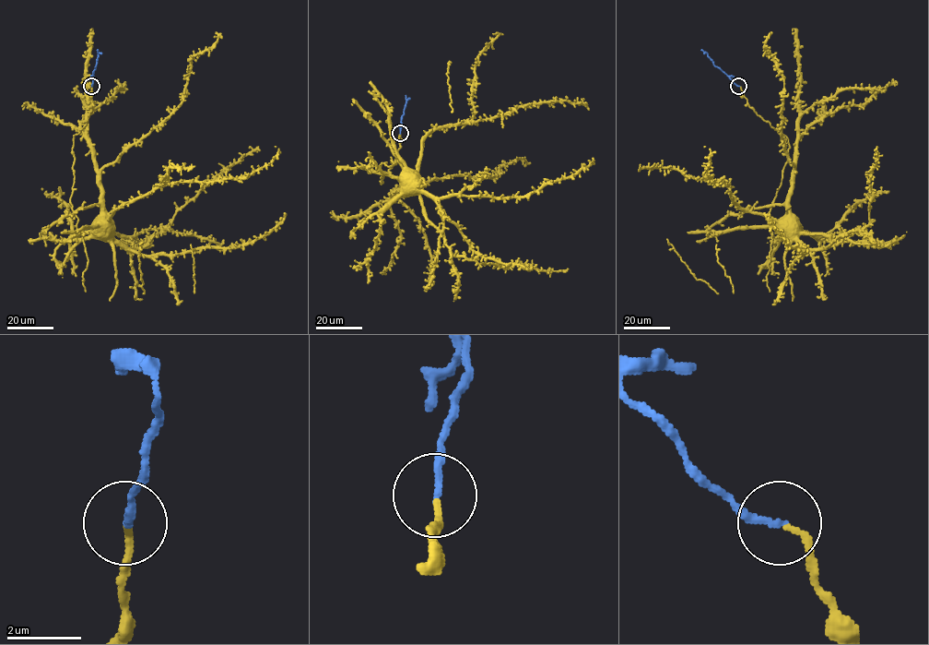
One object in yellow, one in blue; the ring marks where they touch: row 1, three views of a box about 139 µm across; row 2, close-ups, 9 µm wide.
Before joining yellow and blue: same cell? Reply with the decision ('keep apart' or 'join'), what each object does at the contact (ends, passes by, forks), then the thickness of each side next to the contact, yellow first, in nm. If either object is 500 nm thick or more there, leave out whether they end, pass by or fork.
join; yellow ends; blue ends; calibres 170 and 180 nm

